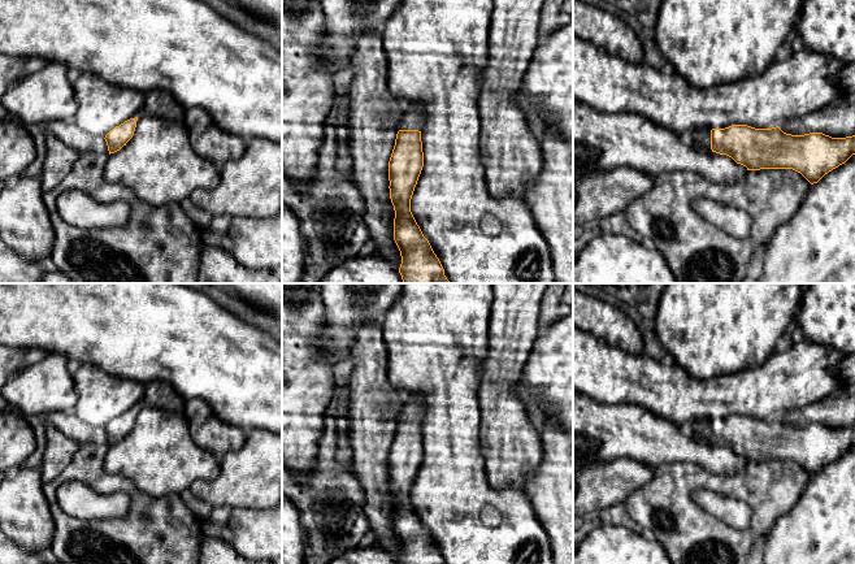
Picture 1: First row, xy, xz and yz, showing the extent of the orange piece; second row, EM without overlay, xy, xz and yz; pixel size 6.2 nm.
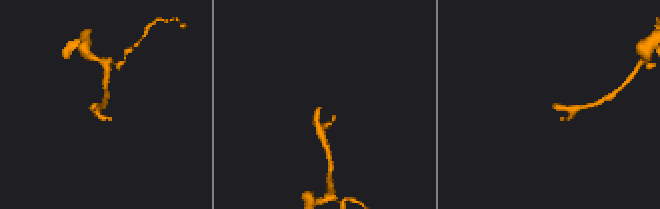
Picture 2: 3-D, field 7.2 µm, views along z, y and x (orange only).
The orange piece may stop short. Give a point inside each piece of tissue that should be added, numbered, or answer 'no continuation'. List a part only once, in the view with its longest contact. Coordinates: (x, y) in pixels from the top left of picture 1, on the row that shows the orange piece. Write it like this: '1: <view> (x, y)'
1: xz (413, 117)

